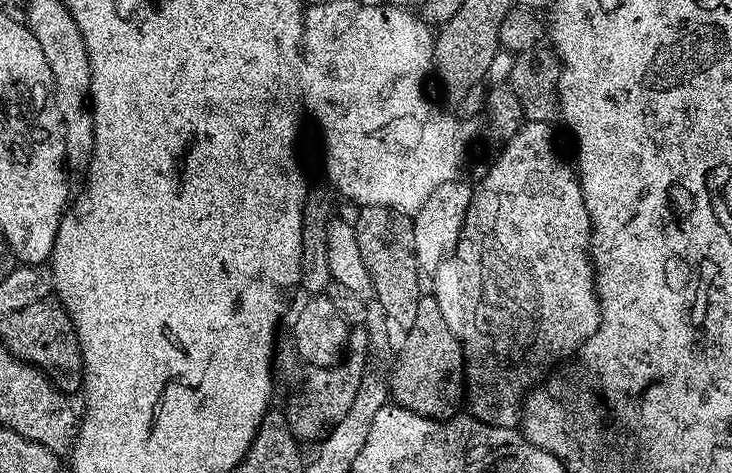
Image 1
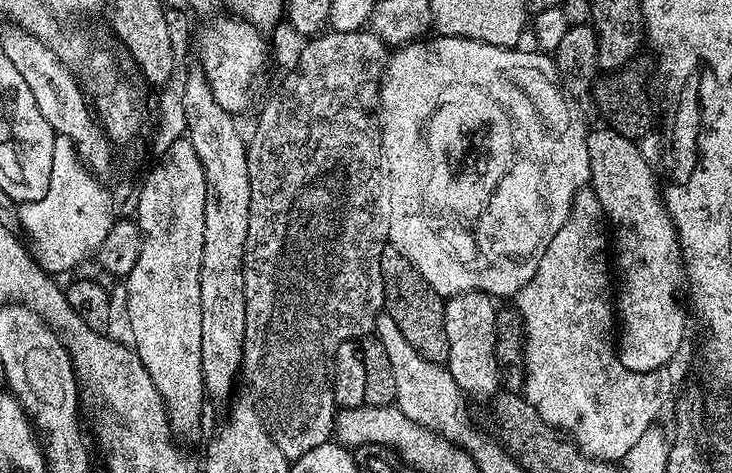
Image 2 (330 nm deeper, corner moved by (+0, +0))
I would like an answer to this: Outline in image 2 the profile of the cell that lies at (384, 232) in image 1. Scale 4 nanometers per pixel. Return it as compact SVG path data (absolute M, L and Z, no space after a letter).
M385 247L380 253L382 278L384 279L384 306L386 315L398 322L398 330L402 330L402 338L422 354L430 362L444 366L448 363L448 339L446 338L446 322L444 321L445 301L429 286L426 278L418 274L418 270L397 248Z

